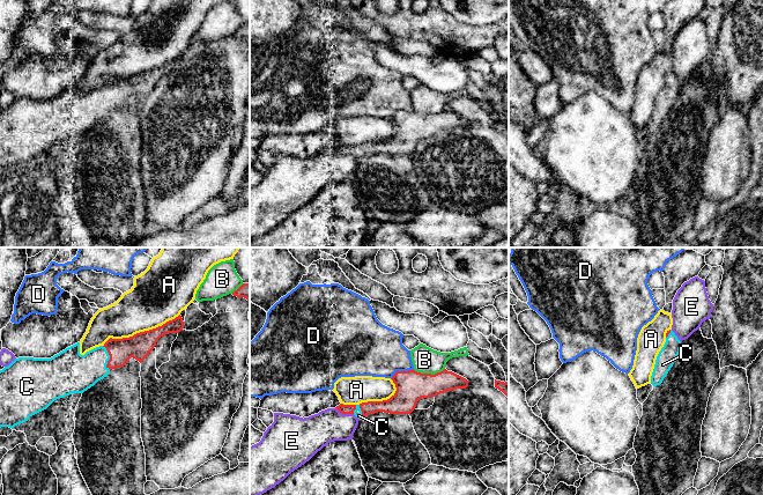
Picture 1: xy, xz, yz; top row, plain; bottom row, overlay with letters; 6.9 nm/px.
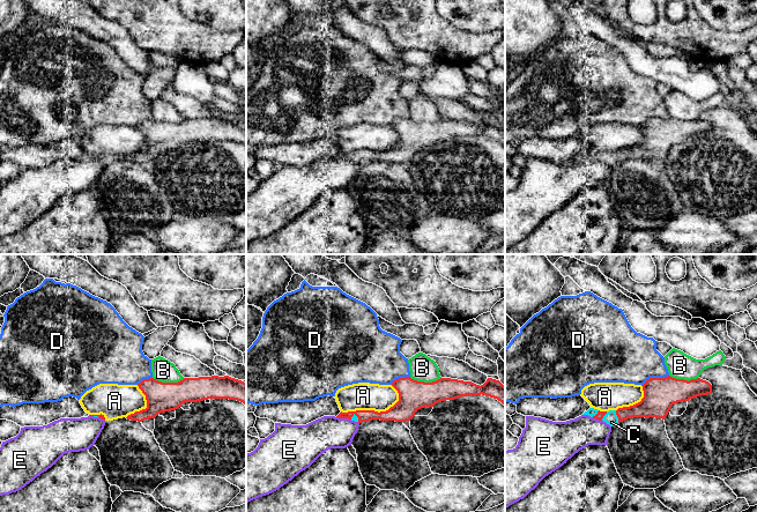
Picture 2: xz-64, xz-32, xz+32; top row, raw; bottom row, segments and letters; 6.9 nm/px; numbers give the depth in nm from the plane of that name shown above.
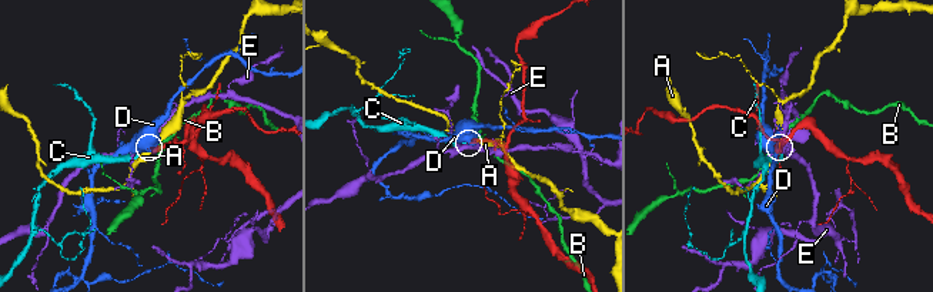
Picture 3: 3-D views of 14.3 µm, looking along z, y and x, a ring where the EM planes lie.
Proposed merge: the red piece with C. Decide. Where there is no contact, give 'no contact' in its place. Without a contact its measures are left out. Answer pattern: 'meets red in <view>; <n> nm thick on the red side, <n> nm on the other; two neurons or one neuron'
meets red in xy; 170 nm thick on the red side, 260 nm on the other; one neuron

